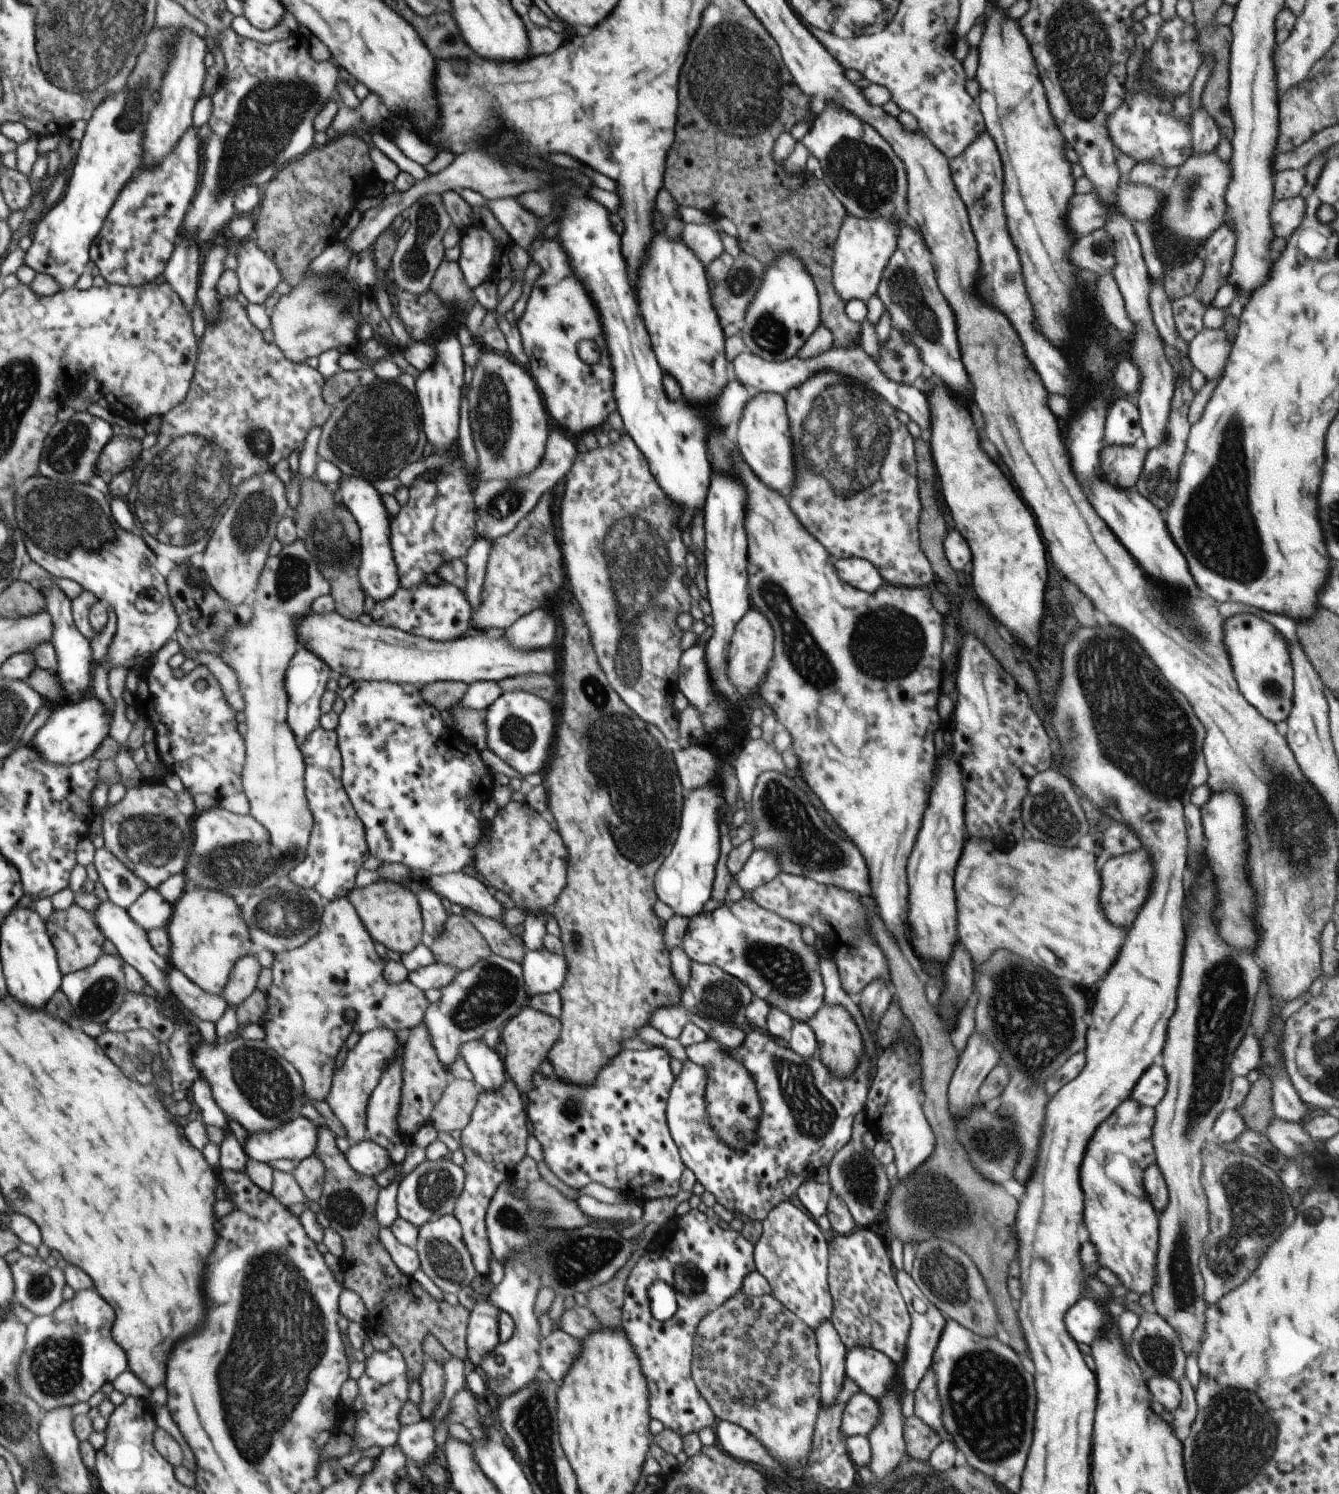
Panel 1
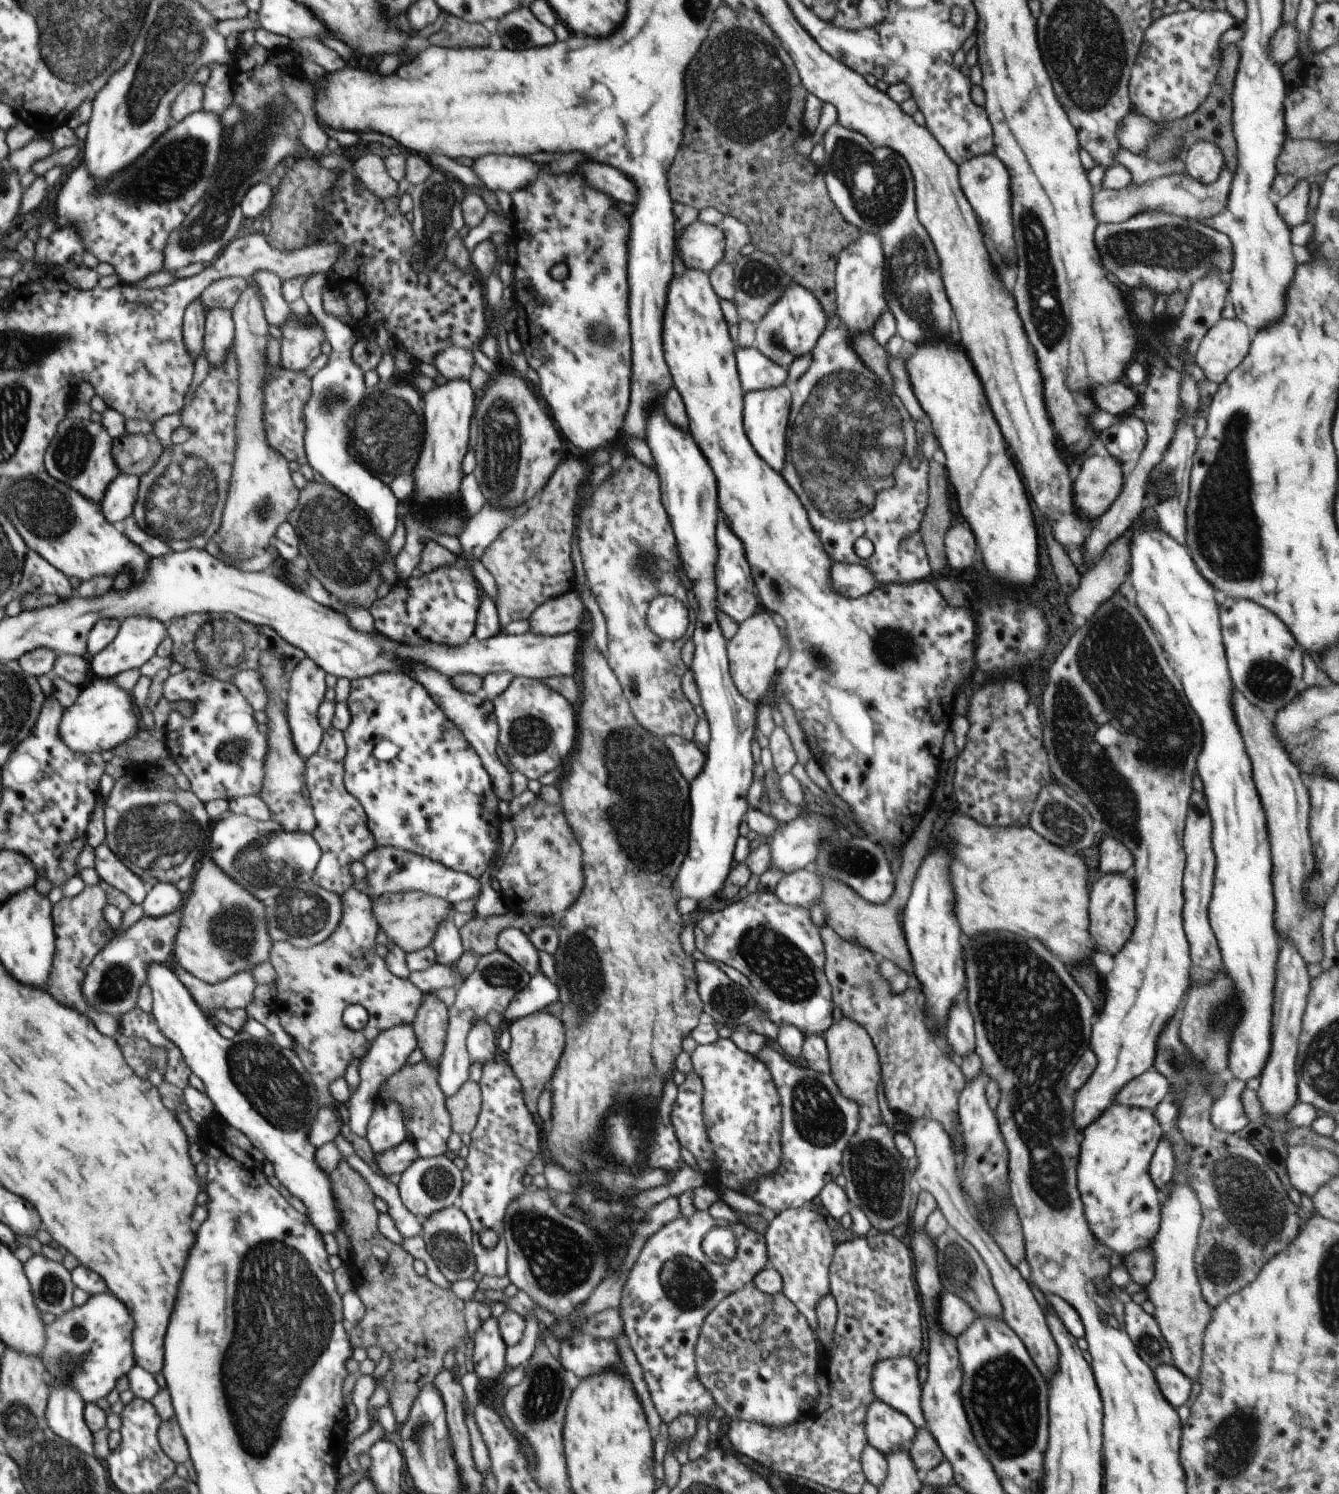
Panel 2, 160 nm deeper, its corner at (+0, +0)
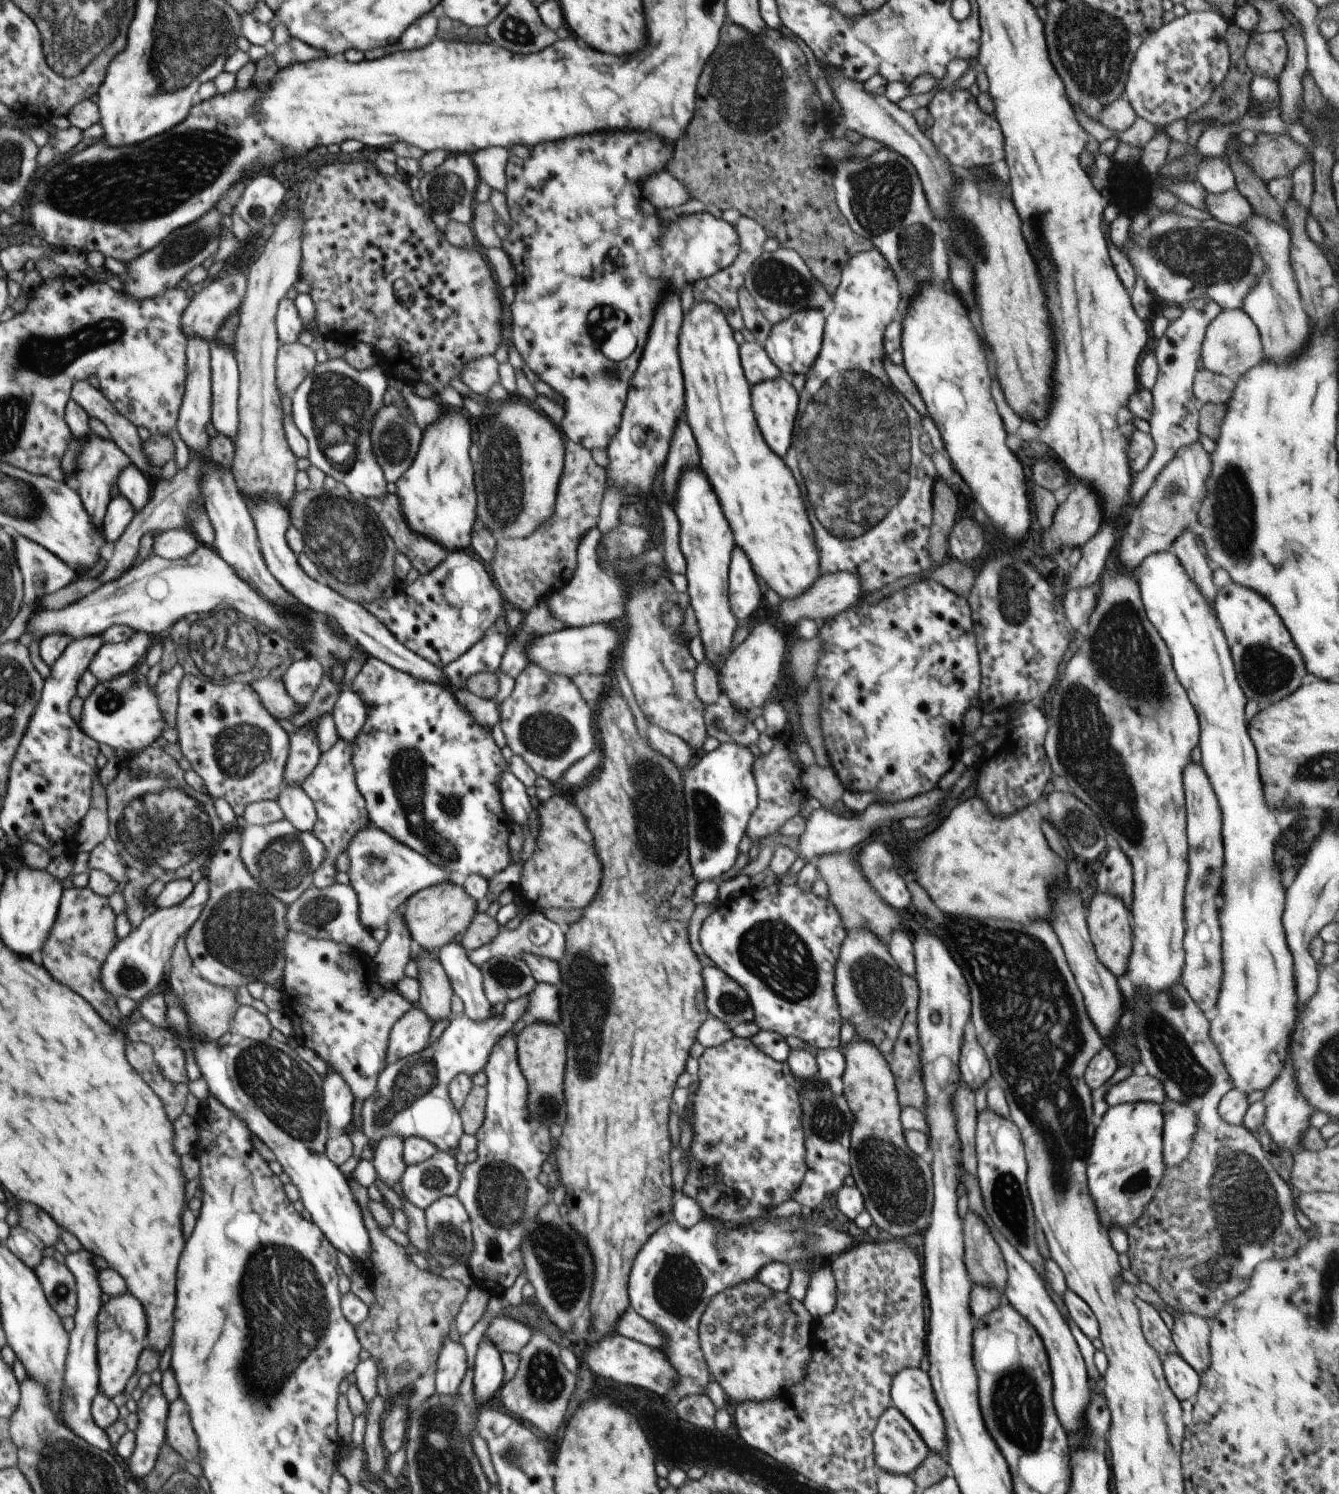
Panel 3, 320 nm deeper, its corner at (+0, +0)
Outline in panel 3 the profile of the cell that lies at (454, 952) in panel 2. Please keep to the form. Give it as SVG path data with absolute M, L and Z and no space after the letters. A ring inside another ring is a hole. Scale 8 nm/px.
M448 943L436 952L453 991L464 1003L464 1015L475 1021L492 1016L493 1005L486 998L481 970L469 959L463 945Z

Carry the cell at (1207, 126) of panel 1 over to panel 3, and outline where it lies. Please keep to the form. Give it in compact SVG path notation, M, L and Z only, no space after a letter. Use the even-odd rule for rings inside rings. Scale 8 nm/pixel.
M1220 156L1204 158L1199 164L1197 184L1203 186L1208 193L1215 195L1237 188L1229 163Z

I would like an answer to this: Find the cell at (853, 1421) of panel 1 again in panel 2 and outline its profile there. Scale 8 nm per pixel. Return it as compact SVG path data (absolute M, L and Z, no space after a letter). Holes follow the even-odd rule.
M876 1398L866 1415L865 1433L872 1447L889 1455L898 1449L909 1452L917 1428L905 1414Z

